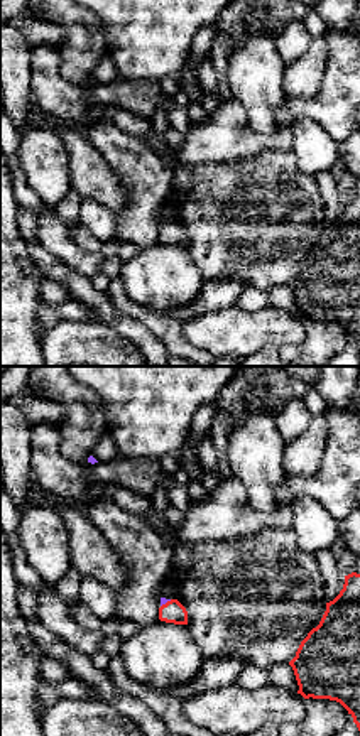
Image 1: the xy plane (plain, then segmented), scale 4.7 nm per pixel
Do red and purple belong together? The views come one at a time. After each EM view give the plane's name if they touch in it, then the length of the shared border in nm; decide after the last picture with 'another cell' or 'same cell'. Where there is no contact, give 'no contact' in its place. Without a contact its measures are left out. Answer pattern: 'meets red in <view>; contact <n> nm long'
meets red in xy; contact 70 nm long

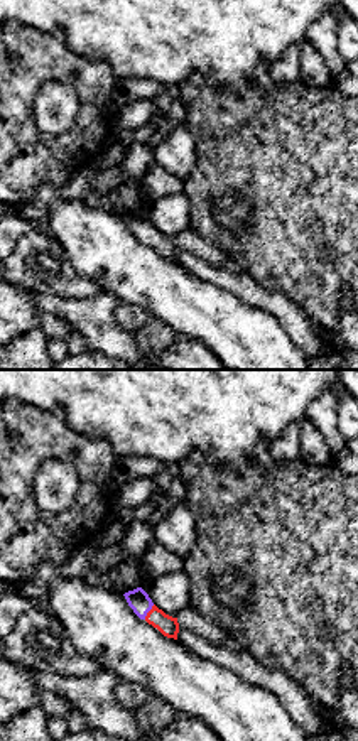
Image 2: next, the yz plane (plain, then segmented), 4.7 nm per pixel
meets red in yz; contact 90 nm long

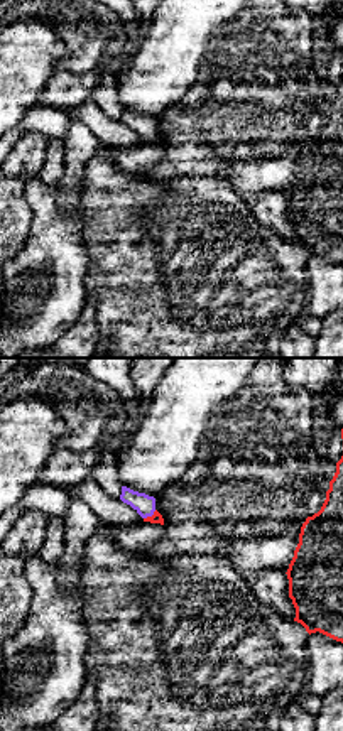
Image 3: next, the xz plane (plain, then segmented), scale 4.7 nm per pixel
meets red in xz; contact 80 nm long

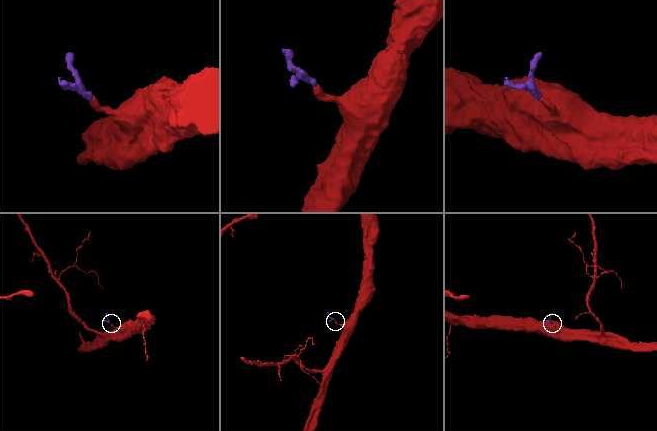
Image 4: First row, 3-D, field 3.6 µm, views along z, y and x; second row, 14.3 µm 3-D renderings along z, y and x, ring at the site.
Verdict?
same cell

